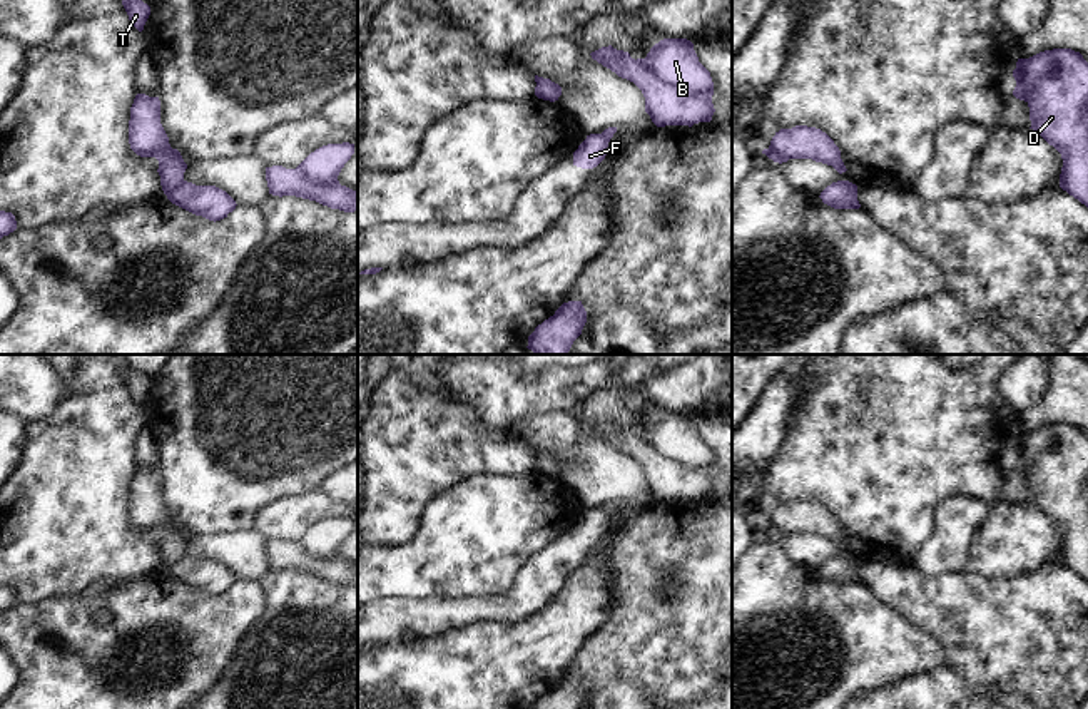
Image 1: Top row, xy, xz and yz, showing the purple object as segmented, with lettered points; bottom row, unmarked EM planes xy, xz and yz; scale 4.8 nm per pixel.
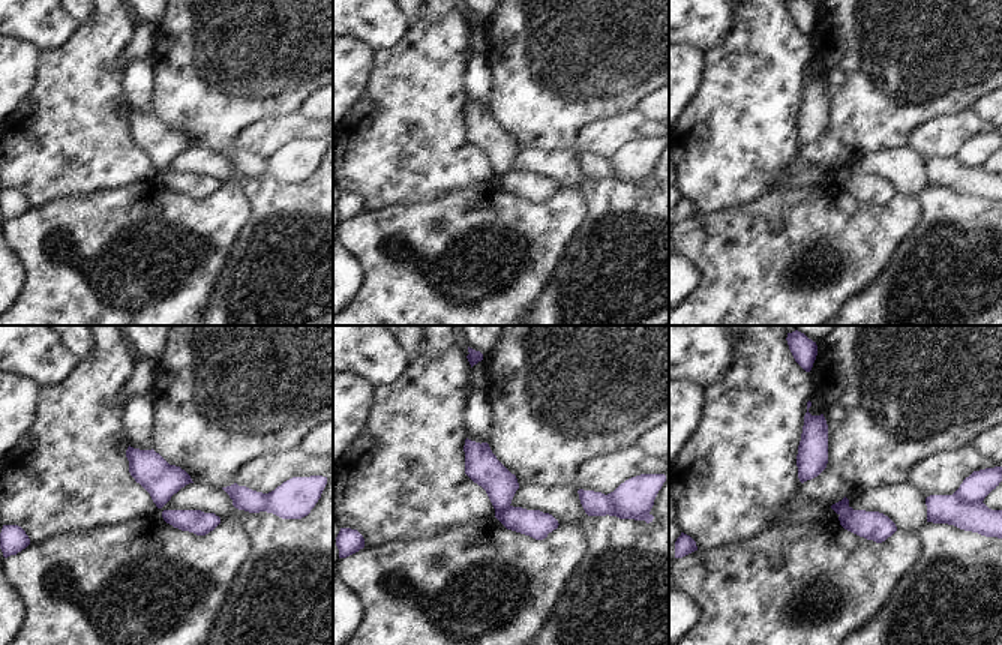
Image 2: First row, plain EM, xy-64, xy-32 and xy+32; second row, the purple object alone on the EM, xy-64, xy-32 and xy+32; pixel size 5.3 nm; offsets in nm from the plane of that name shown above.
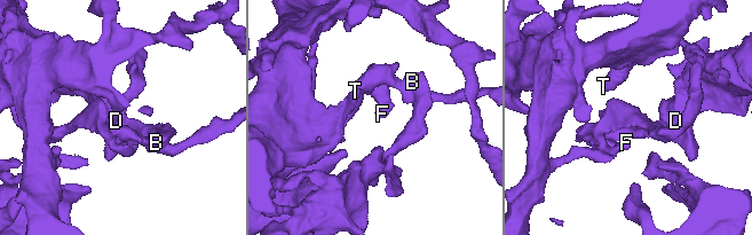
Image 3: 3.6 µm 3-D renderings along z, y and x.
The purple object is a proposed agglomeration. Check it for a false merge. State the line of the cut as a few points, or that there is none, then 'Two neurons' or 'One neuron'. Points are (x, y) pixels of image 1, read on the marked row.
Split along xy (183, 179), (166, 194). Two neurons

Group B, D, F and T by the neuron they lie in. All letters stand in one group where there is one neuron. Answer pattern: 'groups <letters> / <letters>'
groups B D T / F

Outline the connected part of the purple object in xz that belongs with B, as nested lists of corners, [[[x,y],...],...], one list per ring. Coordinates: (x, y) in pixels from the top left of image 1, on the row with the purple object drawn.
[[[663,38],[655,43],[645,59],[632,59],[628,52],[612,45],[590,54],[593,60],[633,82],[645,97],[645,112],[657,127],[710,122],[715,112],[712,104],[714,82],[710,72],[699,62],[694,43],[687,38]]]

